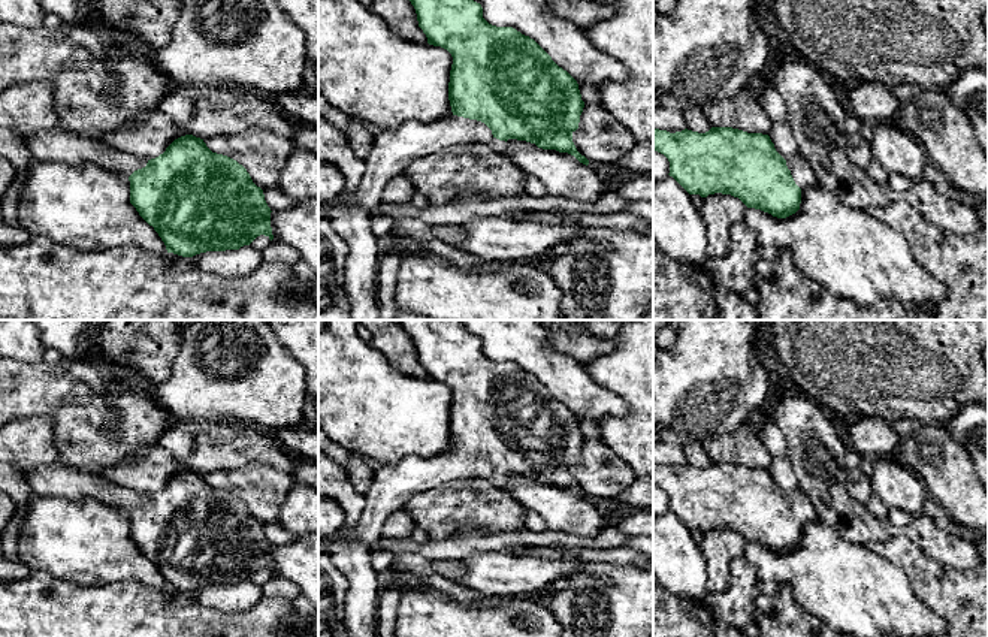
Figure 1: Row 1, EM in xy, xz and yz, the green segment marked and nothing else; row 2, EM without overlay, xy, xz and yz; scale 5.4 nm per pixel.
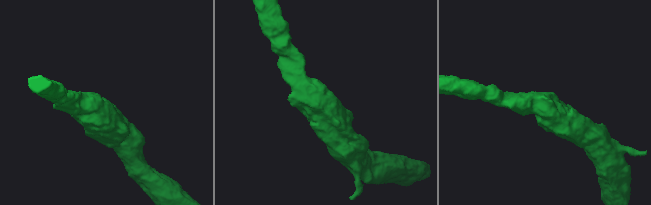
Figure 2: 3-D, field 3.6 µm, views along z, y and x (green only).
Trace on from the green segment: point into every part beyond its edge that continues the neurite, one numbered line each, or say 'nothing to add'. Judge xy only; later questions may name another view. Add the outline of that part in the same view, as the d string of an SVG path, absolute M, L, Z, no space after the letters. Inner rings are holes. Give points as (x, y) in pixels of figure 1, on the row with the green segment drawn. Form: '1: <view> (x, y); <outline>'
1: xy (54, 145); M60 127L22 139L34 161L60 161L75 167L91 163L127 178L148 163L148 160L124 154L93 139L72 135Z

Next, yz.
1: yz (801, 172); M795 154L786 159L786 166L791 170L791 175L795 184L801 187L815 187L818 184L816 176L810 167L810 164L801 157Z

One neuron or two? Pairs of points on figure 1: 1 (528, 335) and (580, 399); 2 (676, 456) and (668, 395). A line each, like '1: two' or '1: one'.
1: one
2: two

